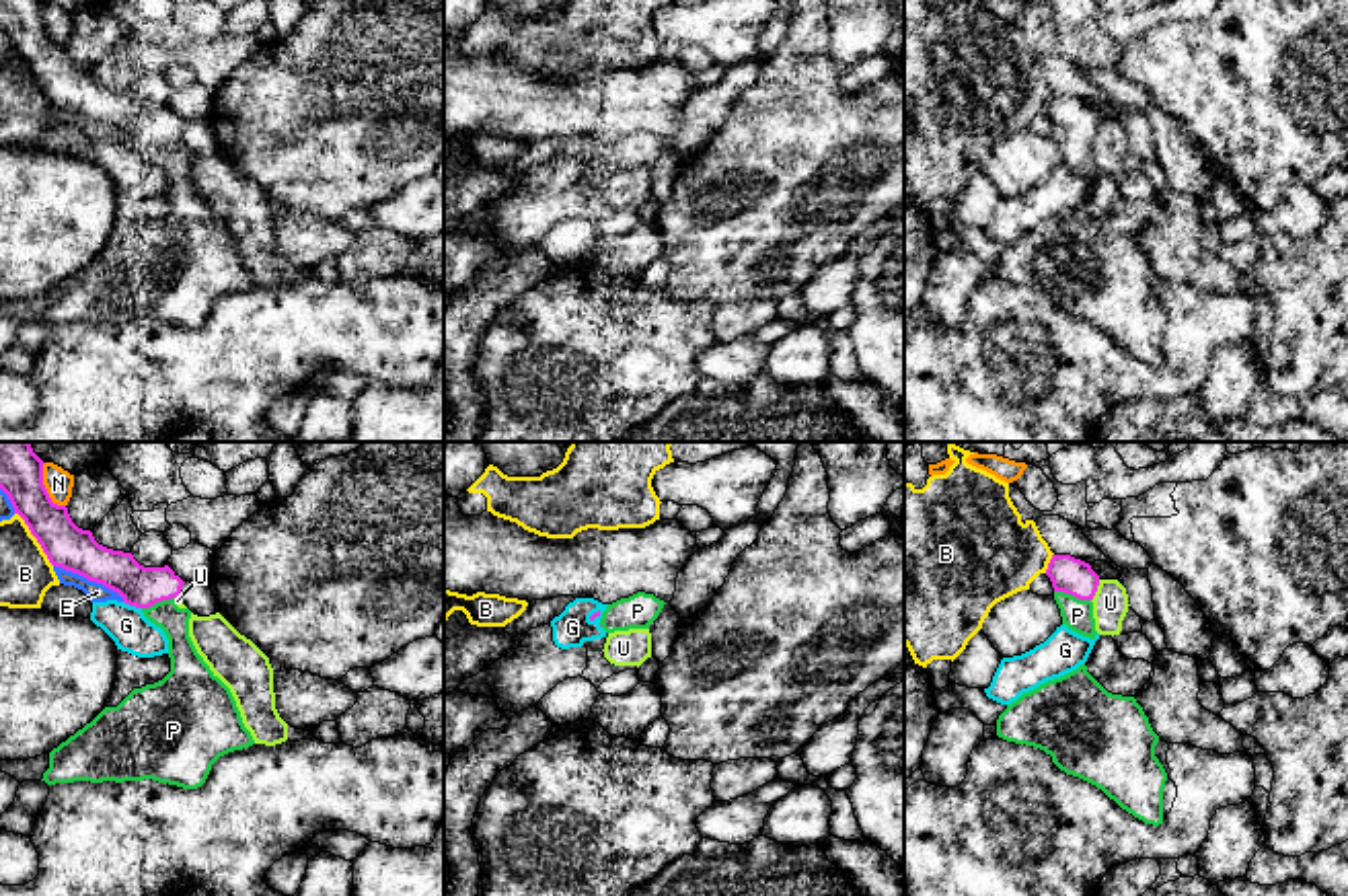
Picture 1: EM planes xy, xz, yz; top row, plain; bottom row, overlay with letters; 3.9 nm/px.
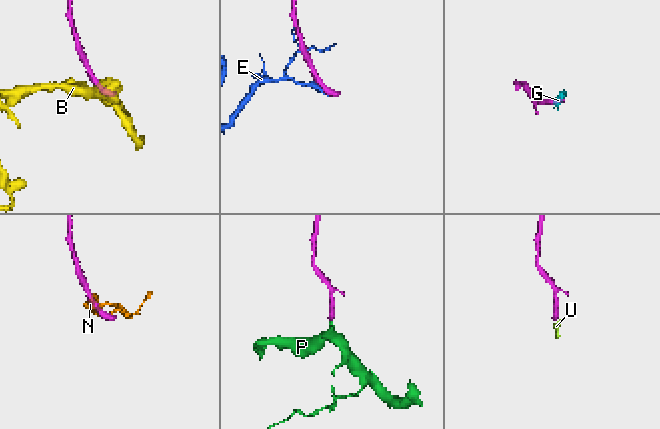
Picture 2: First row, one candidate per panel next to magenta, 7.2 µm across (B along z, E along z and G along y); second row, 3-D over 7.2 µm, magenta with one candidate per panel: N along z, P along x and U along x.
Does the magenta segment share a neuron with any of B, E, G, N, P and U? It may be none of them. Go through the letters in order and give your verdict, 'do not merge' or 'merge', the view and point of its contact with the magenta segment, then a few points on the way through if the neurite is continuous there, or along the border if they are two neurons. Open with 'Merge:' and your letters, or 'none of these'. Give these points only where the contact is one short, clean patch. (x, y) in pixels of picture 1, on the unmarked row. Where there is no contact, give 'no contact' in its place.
Merge: P
B: do not merge | xy (35, 77)
E: do not merge | xy (89, 120)
G: do not merge | xy (132, 144)
N: do not merge | xy (44, 27) | along xy (44, 3), (44, 27), (54, 42), (64, 46)
P: merge | yz (1073, 134)
U: do not merge | yz (1096, 130)

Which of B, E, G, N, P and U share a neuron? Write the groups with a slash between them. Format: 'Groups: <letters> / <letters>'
Groups: B / E U / G / N / P

